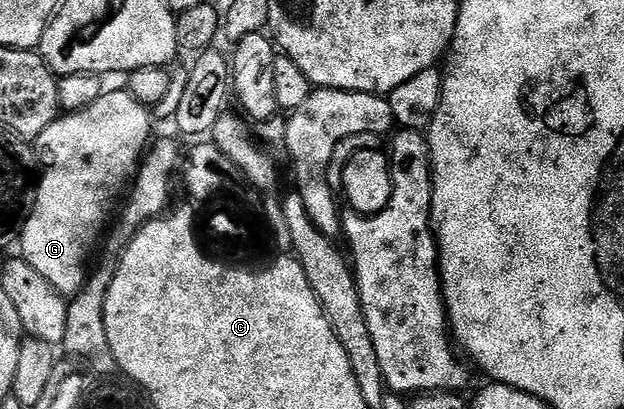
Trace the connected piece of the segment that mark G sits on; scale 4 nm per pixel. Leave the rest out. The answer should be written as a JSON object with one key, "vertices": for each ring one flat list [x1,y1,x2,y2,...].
{"vertices":[[108,89,102,97,98,97,98,101,94,101,94,105,81,111,61,114,34,140,39,162,43,166,45,163,48,168,45,171,43,168,39,176,34,209,26,221,24,232,20,234,18,250,22,258,63,296,76,295,88,278,89,268,84,268,88,263,88,254,91,253,96,238,104,231,104,222,112,211,111,203,119,197,120,190,122,195,129,186,142,162,142,156,153,138,152,123,154,124,153,112,139,103,128,90]]}

